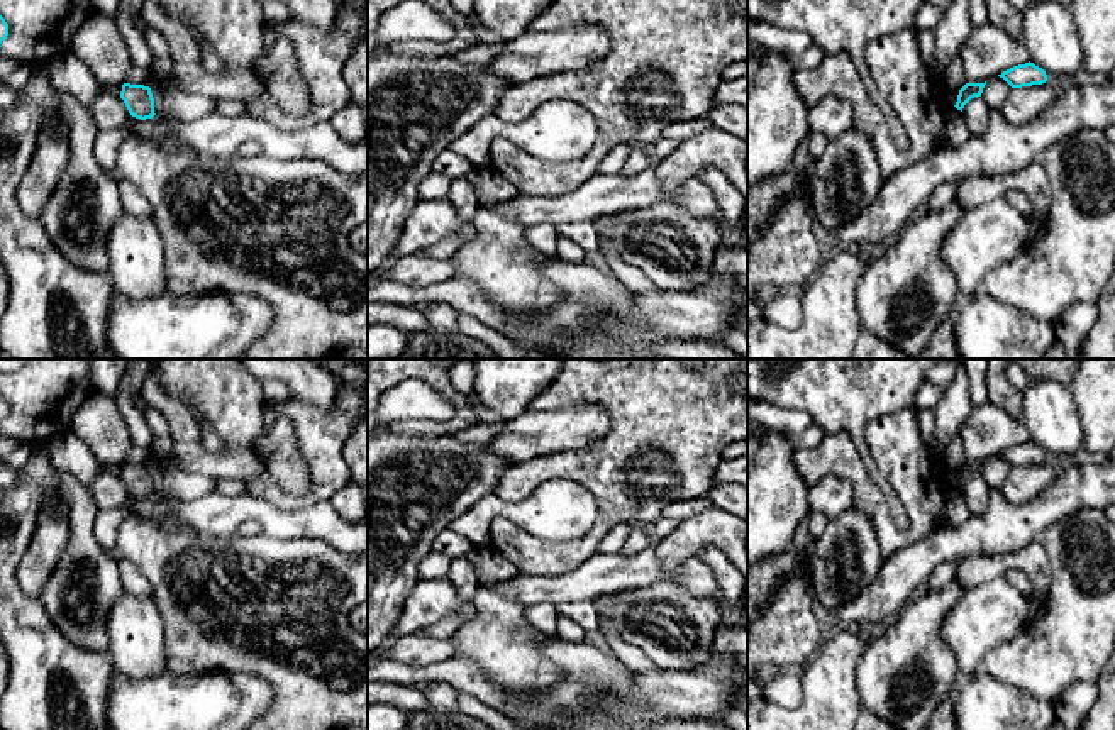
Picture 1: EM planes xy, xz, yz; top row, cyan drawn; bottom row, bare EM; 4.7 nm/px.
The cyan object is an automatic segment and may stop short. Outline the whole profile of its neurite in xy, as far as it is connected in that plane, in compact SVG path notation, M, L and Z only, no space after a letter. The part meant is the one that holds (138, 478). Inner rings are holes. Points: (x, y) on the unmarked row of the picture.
M124 462L120 478L129 493L136 498L146 500L154 496L154 478L149 466Z

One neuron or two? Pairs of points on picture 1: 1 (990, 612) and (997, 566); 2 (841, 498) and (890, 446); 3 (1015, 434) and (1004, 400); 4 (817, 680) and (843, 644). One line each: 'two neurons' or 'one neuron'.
1: two neurons
2: two neurons
3: two neurons
4: one neuron

